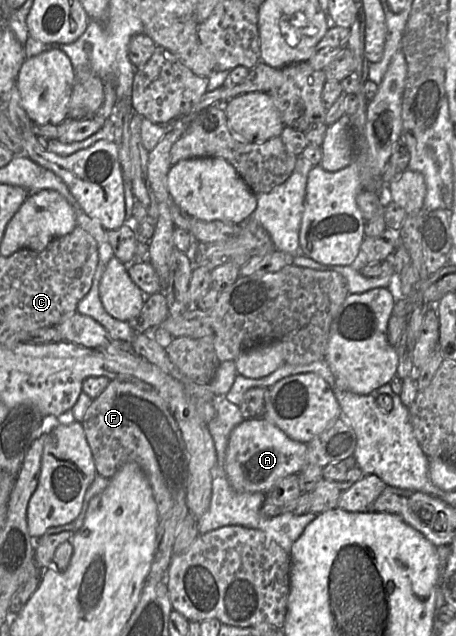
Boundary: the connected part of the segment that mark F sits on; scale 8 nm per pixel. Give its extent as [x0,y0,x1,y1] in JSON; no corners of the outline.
[82,380,189,520]

